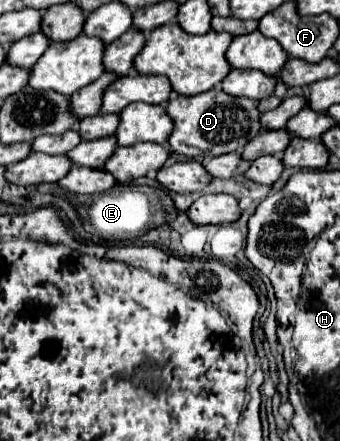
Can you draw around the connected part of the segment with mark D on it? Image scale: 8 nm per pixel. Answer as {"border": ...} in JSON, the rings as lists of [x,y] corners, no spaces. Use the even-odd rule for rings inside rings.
{"border":[[[219,87],[209,89],[207,93],[199,93],[195,97],[179,97],[177,93],[171,93],[167,113],[173,119],[169,145],[175,153],[181,153],[181,145],[197,147],[199,151],[211,155],[241,153],[243,145],[247,145],[247,141],[251,141],[251,137],[261,131],[257,105],[245,97],[231,97]]]}

